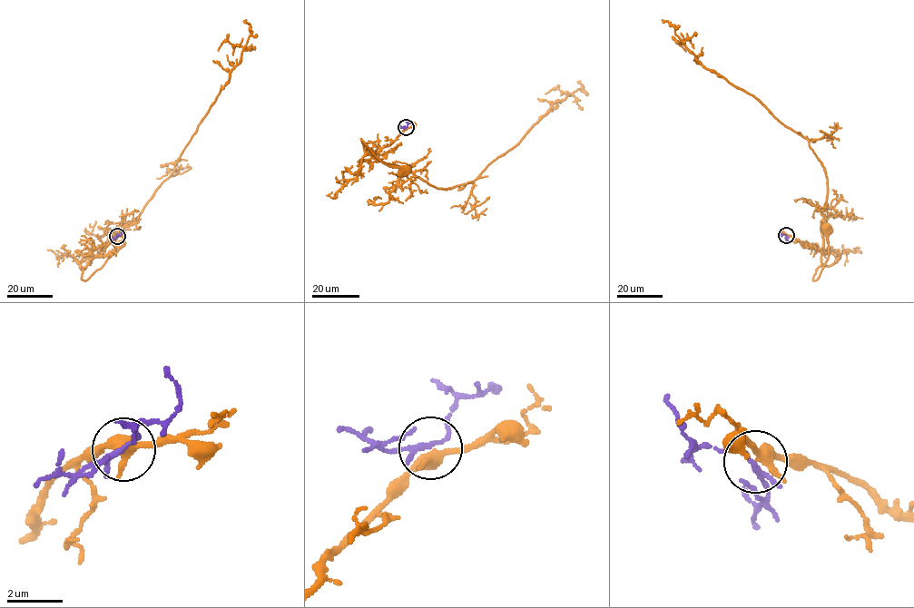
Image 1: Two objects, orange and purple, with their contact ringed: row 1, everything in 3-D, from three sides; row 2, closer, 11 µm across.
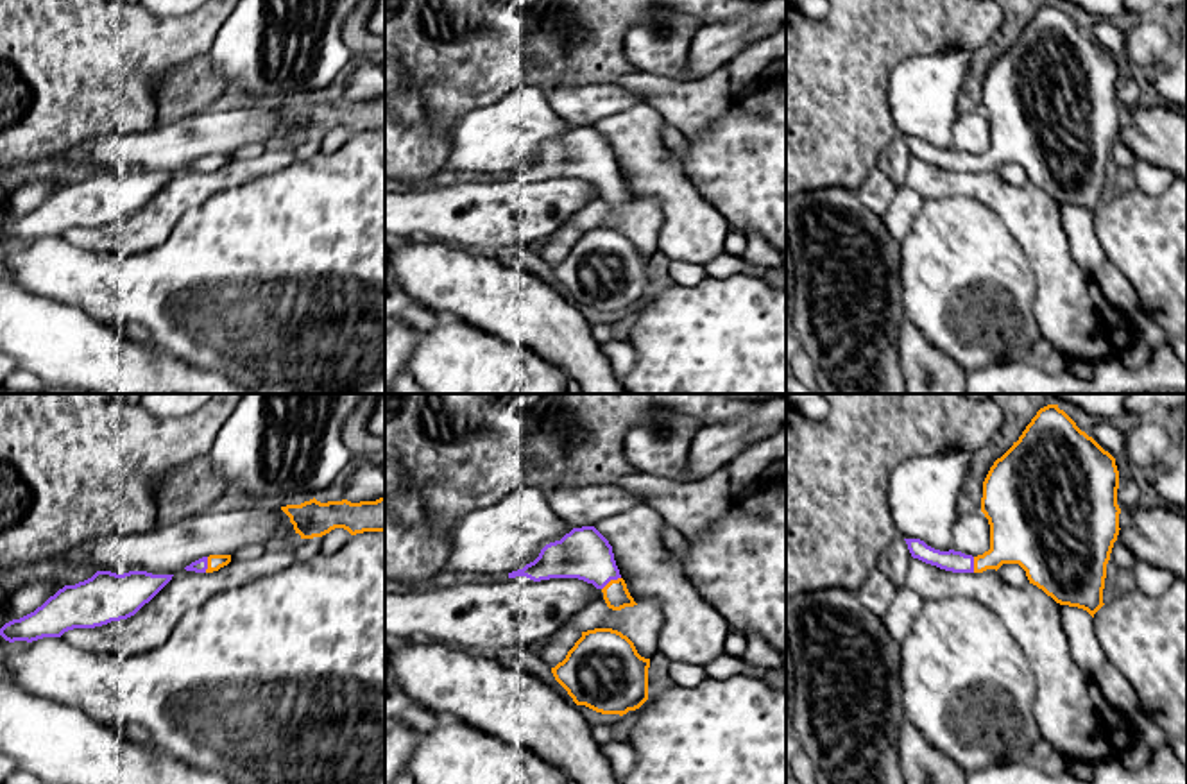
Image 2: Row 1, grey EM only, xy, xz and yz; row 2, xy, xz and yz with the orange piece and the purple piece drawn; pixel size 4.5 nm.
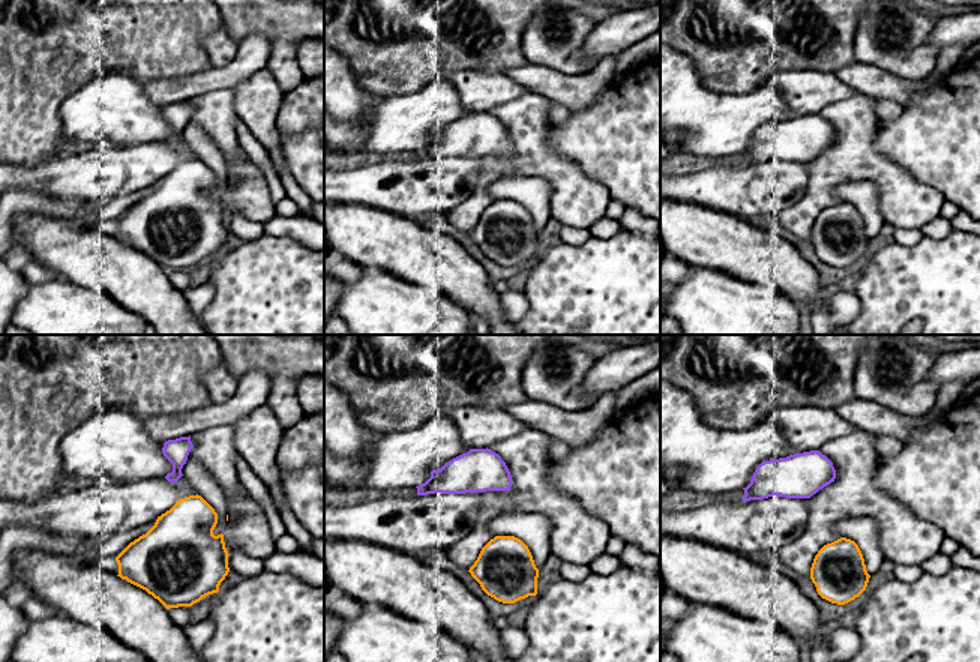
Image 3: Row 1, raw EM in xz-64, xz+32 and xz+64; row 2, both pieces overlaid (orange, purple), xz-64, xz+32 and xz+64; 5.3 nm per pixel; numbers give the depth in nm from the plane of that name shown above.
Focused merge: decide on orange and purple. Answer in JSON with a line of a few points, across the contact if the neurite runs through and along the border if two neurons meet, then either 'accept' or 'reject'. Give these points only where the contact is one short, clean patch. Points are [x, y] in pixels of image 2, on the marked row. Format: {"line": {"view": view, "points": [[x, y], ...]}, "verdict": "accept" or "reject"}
{"line": {"view": "xz", "points": [[616, 595], [611, 580], [584, 553]]}, "verdict": "accept"}

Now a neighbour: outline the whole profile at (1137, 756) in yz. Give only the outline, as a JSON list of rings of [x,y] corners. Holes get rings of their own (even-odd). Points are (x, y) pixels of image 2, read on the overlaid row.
[[[1135,739],[1133,745],[1121,754],[1119,761],[1128,770],[1140,770],[1151,759],[1151,748],[1146,746],[1140,739]]]

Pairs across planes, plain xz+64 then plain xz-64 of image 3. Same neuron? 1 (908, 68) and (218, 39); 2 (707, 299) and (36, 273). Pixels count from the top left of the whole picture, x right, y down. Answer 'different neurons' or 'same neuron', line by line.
1: same neuron
2: different neurons

